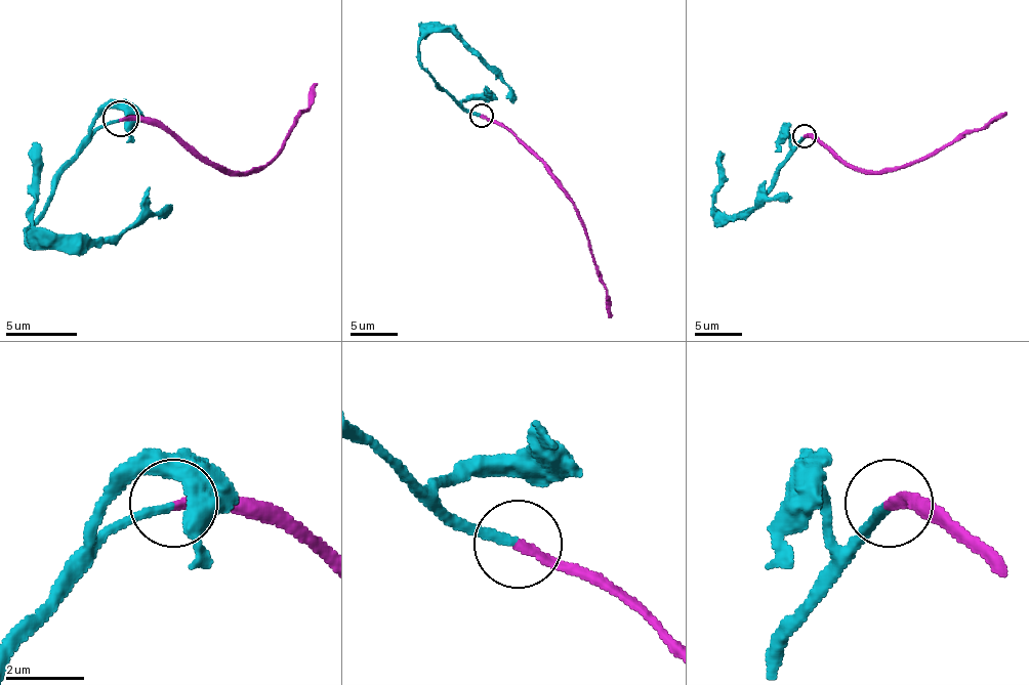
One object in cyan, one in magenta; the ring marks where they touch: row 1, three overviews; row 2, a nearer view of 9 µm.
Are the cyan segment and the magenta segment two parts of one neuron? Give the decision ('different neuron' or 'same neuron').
same neuron

